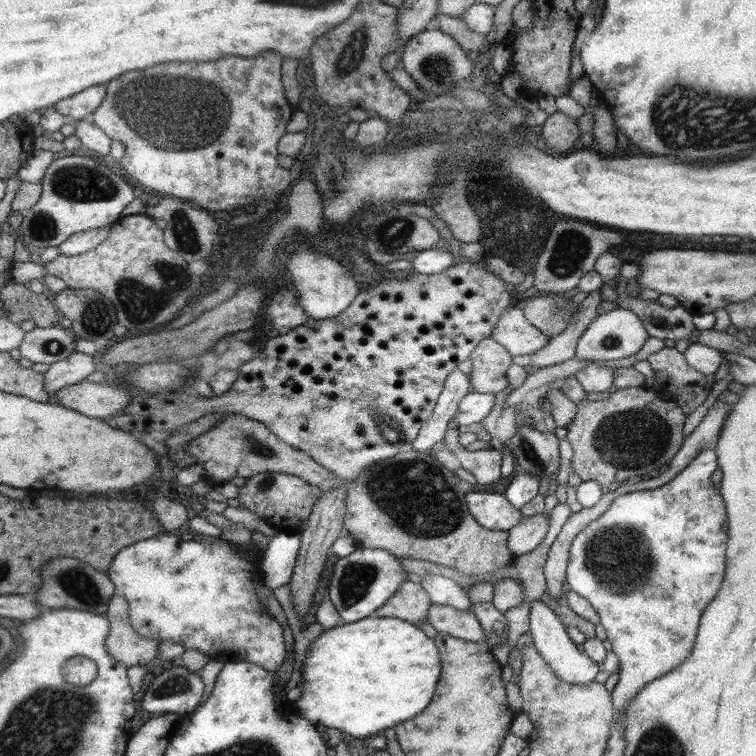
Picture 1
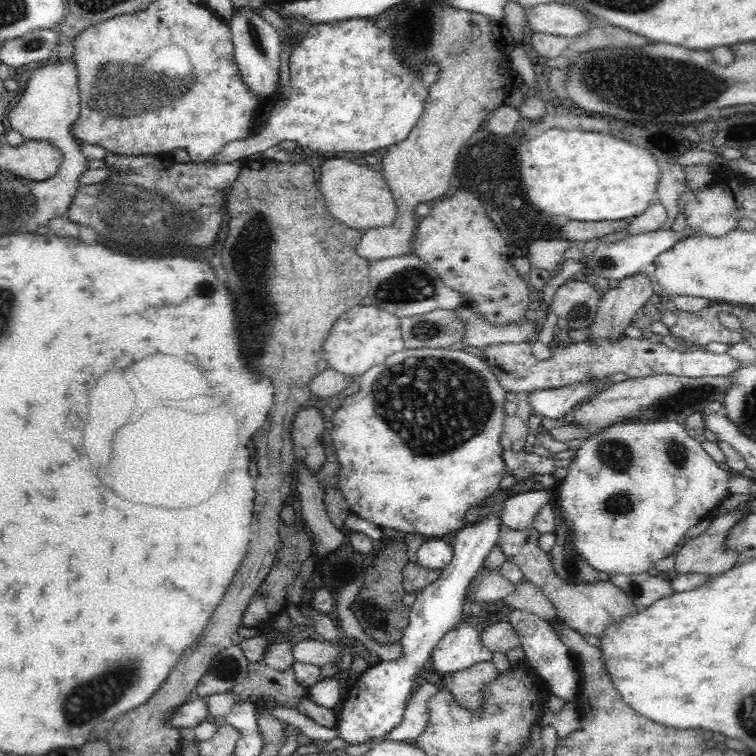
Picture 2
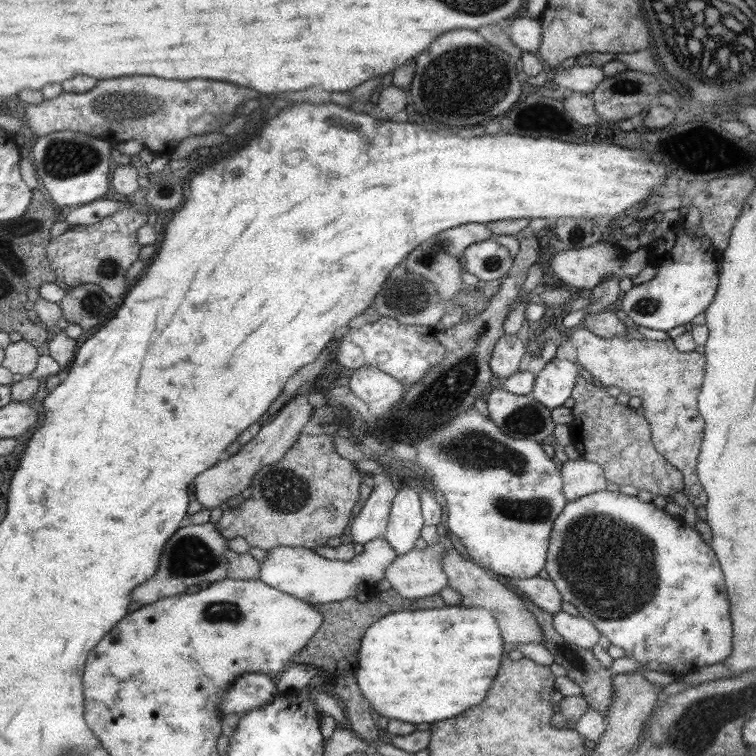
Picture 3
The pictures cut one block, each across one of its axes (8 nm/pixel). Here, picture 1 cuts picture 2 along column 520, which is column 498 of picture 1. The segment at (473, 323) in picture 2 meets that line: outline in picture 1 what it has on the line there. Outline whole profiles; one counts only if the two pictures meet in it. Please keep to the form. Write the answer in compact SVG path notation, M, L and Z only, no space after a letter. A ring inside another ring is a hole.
M519 304L512 306L499 317L499 322L495 324L490 337L511 357L537 354L548 341L548 336L526 319Z

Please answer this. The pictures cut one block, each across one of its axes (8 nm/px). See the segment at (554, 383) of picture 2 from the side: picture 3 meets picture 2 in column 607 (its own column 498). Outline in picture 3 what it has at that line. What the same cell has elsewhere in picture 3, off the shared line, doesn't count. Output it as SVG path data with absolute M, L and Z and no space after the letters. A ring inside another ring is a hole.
M504 334L495 343L489 363L491 372L501 381L511 376L518 370L523 355L527 354L525 339L522 334Z

